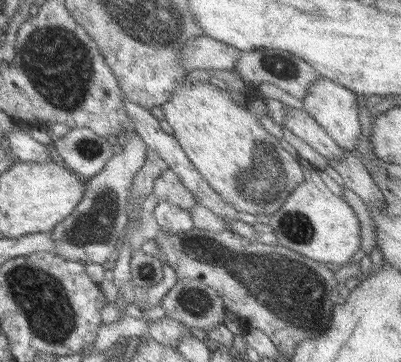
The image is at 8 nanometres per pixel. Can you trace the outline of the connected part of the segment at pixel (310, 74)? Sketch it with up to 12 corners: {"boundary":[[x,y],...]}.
{"boundary":[[240,51],[233,70],[269,82],[300,101],[320,74],[298,56]]}

